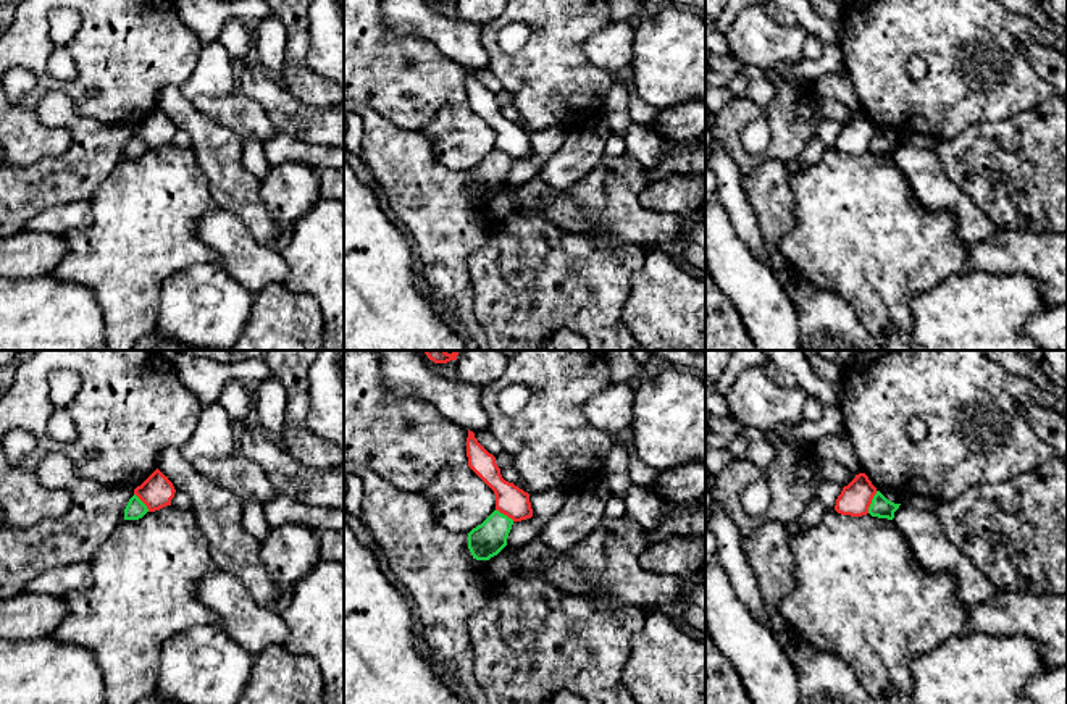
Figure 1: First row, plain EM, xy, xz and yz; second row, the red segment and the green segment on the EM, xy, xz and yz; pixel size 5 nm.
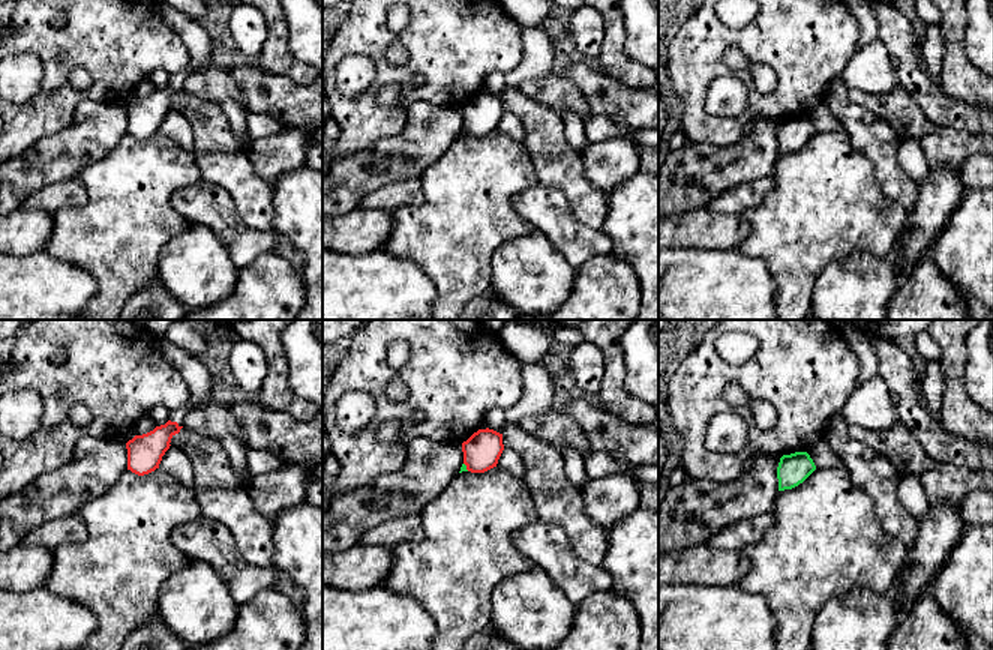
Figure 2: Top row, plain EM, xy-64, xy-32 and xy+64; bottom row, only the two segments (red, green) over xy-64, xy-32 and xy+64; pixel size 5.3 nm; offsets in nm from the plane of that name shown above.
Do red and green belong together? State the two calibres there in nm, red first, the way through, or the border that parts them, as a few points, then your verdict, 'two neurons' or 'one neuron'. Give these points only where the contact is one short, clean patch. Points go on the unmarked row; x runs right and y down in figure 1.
160/100 nm | along yz (877, 129), (867, 150) | two neurons

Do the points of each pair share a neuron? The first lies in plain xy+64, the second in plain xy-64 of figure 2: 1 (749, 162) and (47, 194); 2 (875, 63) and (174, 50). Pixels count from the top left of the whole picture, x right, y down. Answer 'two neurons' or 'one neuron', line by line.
1: two neurons
2: two neurons

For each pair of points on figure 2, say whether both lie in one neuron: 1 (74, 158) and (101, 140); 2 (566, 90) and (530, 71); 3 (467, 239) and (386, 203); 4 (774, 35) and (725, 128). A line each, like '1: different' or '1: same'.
1: same
2: different
3: different
4: same

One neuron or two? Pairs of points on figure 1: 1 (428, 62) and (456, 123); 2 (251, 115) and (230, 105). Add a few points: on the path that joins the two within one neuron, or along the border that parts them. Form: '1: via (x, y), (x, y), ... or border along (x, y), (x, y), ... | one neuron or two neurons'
1: border along (467, 102), (443, 105), (418, 129) | two neurons
2: via (246, 110), (244, 107), (234, 107) | one neuron

